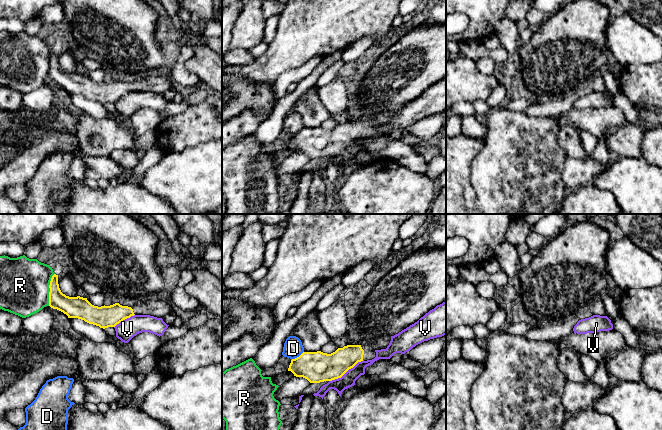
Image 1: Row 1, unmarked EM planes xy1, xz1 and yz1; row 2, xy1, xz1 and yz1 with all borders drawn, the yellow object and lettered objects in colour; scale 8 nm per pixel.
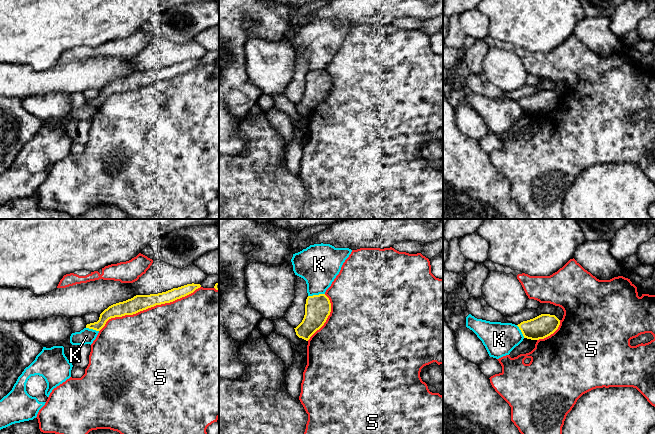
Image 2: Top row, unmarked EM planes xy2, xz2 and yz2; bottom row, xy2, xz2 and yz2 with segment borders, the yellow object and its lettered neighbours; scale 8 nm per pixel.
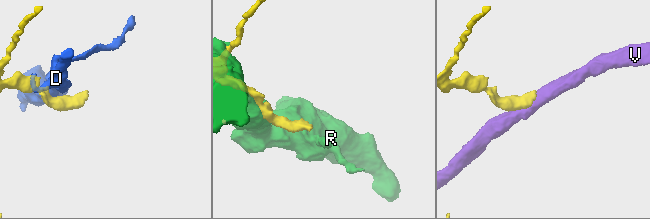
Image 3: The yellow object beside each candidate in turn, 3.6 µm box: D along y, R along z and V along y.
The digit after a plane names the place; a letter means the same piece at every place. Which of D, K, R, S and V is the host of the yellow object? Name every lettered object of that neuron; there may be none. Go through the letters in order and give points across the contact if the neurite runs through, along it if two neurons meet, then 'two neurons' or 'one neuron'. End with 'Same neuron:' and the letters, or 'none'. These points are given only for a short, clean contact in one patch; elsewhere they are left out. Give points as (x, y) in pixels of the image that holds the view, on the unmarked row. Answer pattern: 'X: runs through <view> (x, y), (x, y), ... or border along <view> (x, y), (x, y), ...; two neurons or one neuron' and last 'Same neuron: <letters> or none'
D: border along xz1 (303, 127), (291, 136); two neurons
K: border along xz2 (324, 69), (308, 72); two neurons
R: two neurons
S: two neurons
V: border along xz1 (363, 136), (349, 144), (340, 153), (329, 157); two neurons
Same neuron: none

